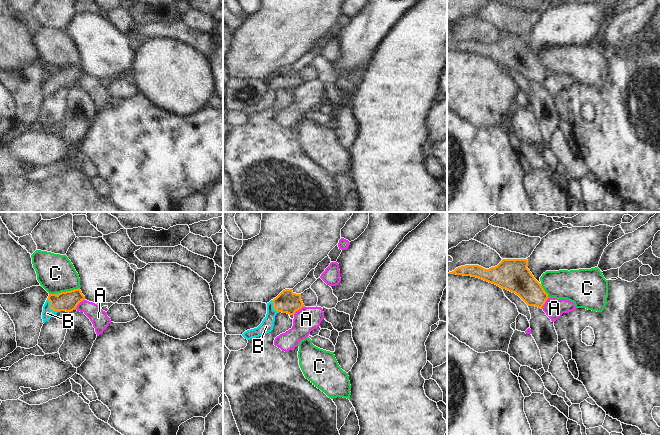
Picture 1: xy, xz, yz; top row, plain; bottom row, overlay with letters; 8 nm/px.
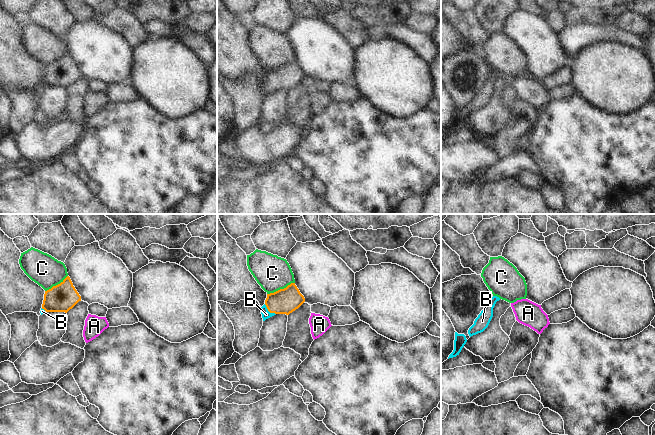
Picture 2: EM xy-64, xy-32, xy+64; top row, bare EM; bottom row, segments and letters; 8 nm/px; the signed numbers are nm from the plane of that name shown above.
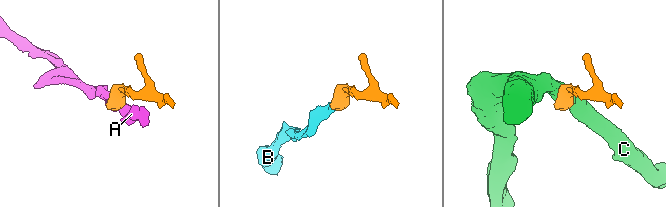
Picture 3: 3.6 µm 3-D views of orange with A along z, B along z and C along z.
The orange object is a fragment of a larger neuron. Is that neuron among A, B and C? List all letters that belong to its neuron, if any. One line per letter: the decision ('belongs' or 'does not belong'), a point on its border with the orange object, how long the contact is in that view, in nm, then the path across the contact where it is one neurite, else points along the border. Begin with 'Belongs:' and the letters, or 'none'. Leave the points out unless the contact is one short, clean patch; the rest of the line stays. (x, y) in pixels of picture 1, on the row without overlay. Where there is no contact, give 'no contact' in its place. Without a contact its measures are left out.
Belongs: B
A: does not belong; meets orange in xy at (78, 79); contact 120 nm long; border along xy (84, 75), (74, 85)
B: belongs; meets orange in xy at (50, 84); contact 140 nm long; runs through xy (67, 77), (56, 78), (50, 84), (47, 89)
C: does not belong; meets orange in xy at (69, 67); contact 180 nm long

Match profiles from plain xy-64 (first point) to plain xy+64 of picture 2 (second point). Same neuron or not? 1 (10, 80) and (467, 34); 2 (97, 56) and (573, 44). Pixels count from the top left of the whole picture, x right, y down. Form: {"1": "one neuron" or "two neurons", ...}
{"1": "two neurons", "2": "two neurons"}

